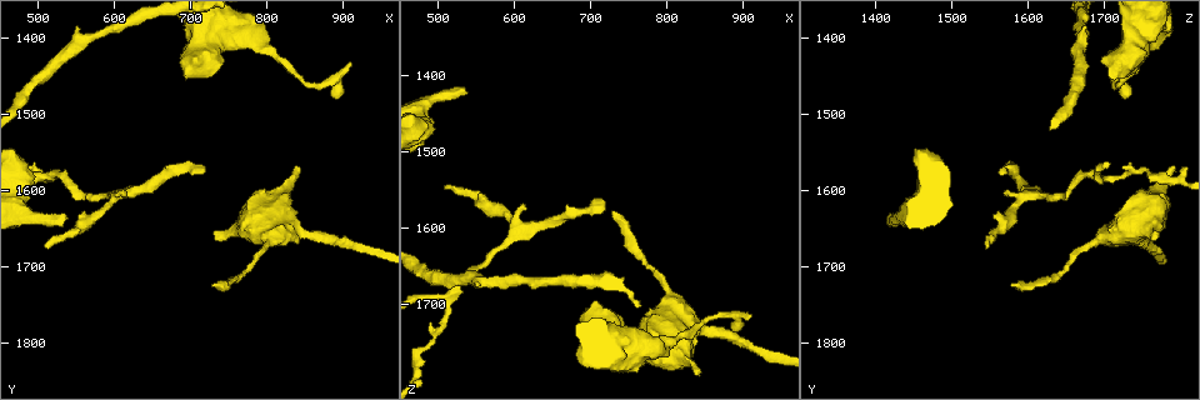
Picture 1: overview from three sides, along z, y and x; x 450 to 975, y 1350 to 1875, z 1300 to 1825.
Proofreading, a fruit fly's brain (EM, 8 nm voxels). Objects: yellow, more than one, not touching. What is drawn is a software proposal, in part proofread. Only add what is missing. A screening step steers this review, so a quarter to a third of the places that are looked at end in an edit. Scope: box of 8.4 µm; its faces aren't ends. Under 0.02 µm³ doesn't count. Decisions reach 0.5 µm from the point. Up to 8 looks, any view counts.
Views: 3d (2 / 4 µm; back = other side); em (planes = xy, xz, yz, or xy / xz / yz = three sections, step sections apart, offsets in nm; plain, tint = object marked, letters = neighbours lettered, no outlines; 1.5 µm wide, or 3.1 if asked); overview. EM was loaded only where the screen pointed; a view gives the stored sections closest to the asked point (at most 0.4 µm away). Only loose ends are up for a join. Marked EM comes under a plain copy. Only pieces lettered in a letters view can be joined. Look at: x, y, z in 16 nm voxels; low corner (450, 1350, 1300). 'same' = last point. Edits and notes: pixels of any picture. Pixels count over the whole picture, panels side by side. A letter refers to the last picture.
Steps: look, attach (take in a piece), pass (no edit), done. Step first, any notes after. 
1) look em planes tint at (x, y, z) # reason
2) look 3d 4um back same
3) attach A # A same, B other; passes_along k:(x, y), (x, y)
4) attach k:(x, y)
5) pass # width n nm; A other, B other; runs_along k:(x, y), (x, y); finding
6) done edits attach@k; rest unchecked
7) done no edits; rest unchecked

look 3d 4um at (715, 1580, 1565) # an open end

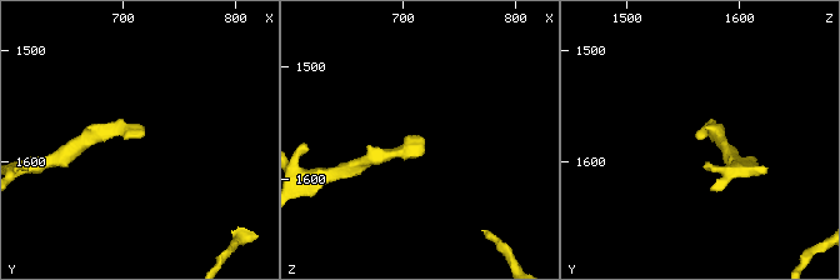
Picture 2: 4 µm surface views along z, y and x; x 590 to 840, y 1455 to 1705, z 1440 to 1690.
look em planes letters at (718, 1578, 1564) # shape alone is not enough

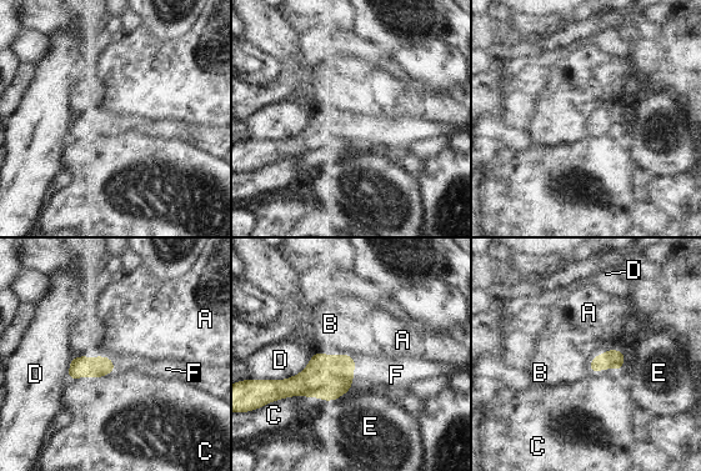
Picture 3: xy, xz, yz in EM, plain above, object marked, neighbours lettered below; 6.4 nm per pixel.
attach F # longest_contact D 320 nm; A other, B other, C other, D other, E other, F same; passes_along 3:(326, 376), (352, 375), (390, 375); it goes on there

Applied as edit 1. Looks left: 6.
look 3d 4um at (695, 1450, 1705) # an open end

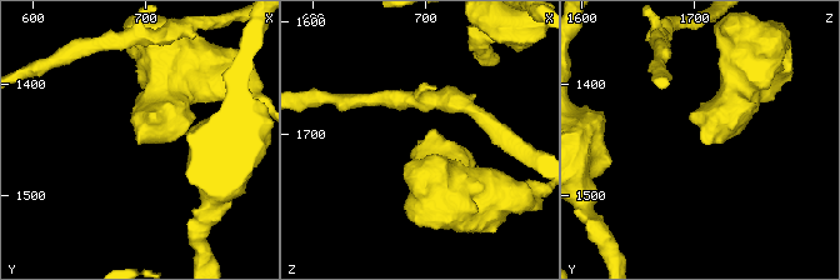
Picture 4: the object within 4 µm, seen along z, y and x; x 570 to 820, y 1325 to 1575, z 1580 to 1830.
look em planes letters at (696, 1452, 1708)

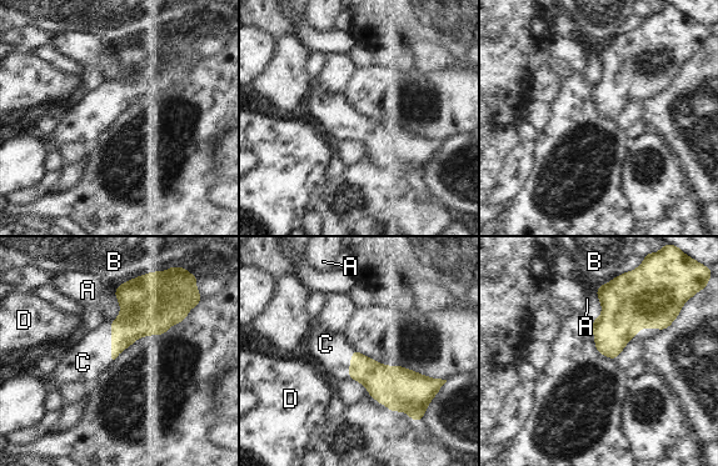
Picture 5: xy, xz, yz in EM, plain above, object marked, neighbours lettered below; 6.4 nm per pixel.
attach C # longest_contact C 240 nm; A other, B other, C same, D other; passes_along 5:(141, 315), (111, 340), (83, 362); the neuron continues

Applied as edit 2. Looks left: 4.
look overview # see it whole again

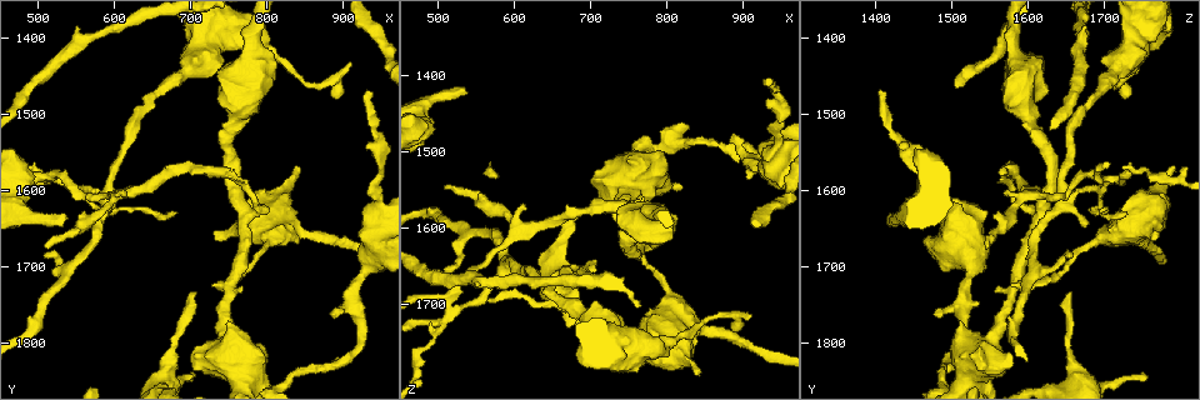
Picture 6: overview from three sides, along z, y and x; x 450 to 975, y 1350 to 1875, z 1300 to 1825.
look 3d 2um at (530, 1630, 1420) # branch stops here

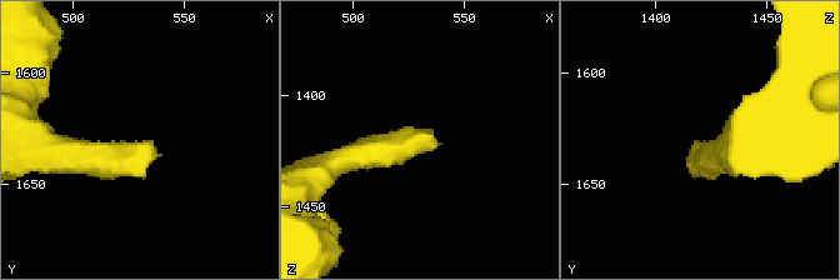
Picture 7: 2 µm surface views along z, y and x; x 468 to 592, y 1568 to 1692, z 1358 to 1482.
look em planes letters at (536, 1630, 1419) # now the EM

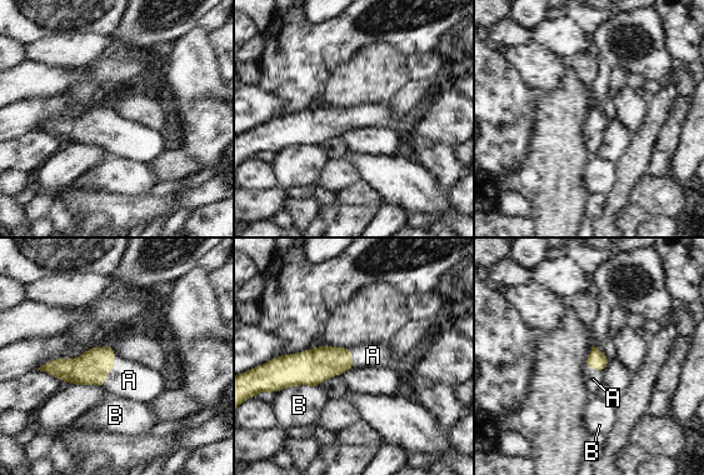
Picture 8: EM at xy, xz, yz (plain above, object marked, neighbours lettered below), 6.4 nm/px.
attach A # A same, B other; it goes on there

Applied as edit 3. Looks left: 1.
done edits attach@3, attach@5, attach@8; rest unchecked

